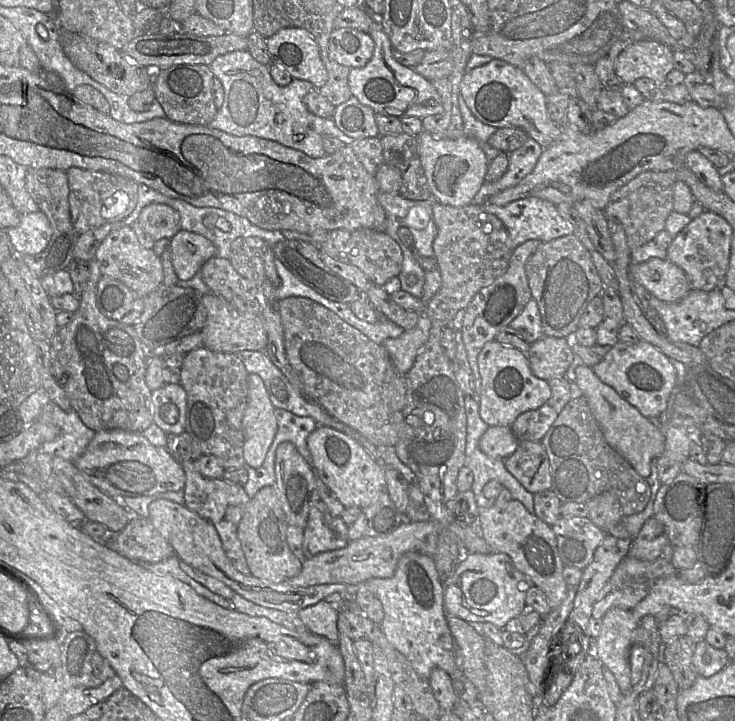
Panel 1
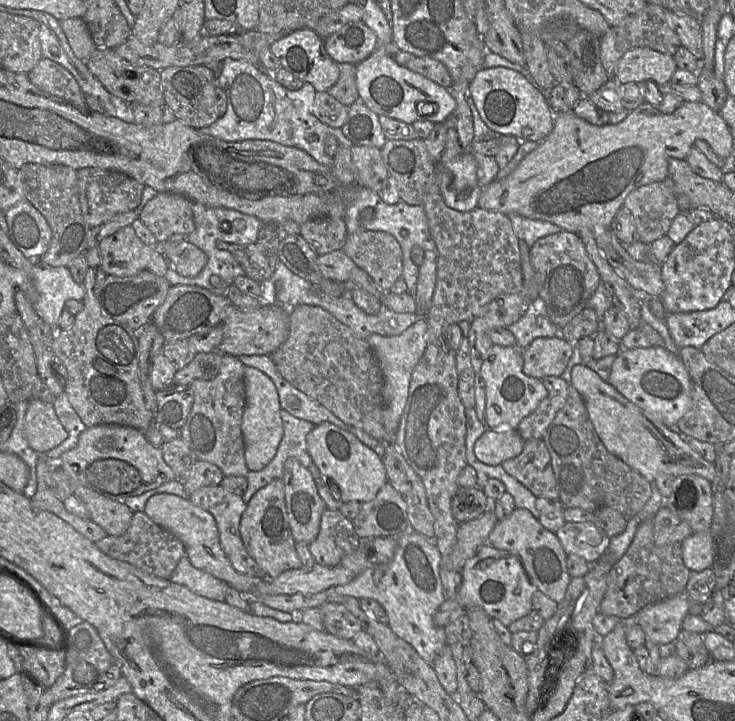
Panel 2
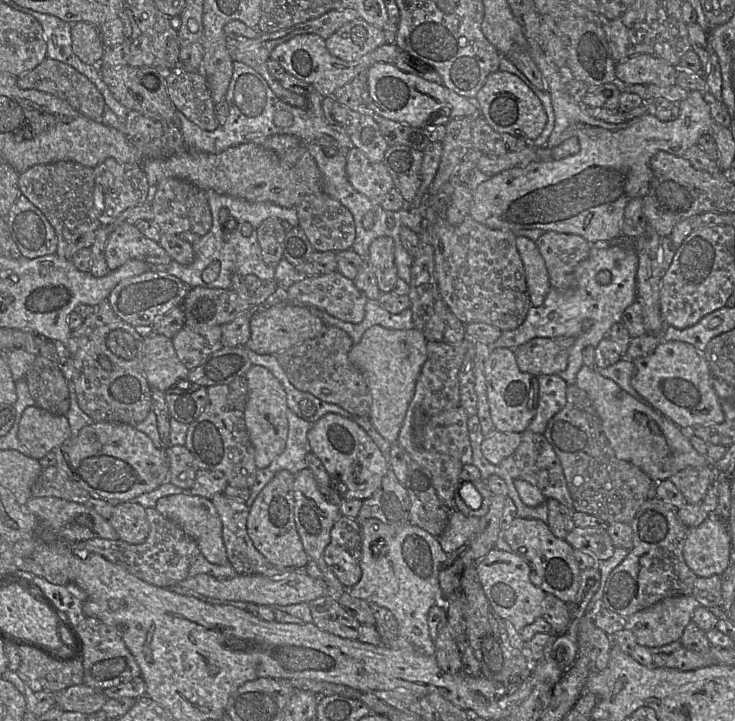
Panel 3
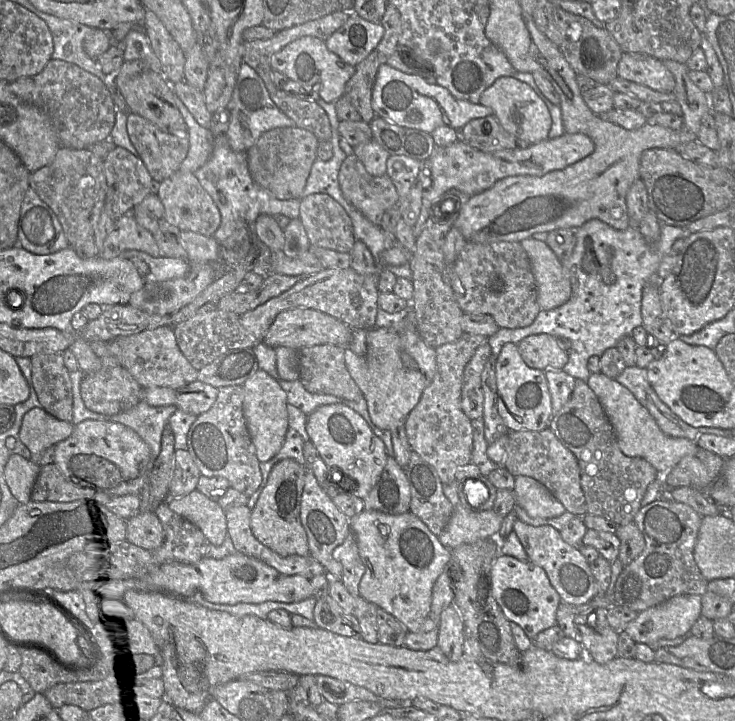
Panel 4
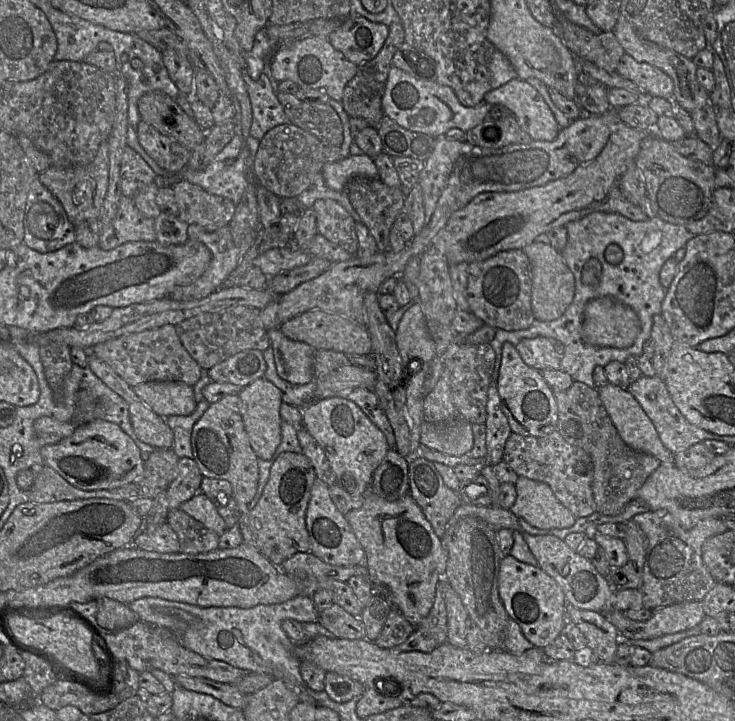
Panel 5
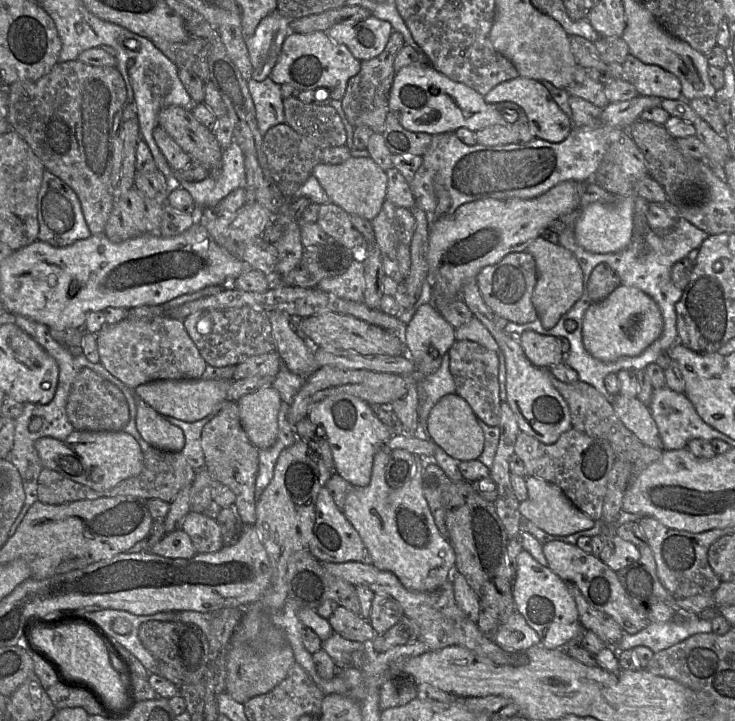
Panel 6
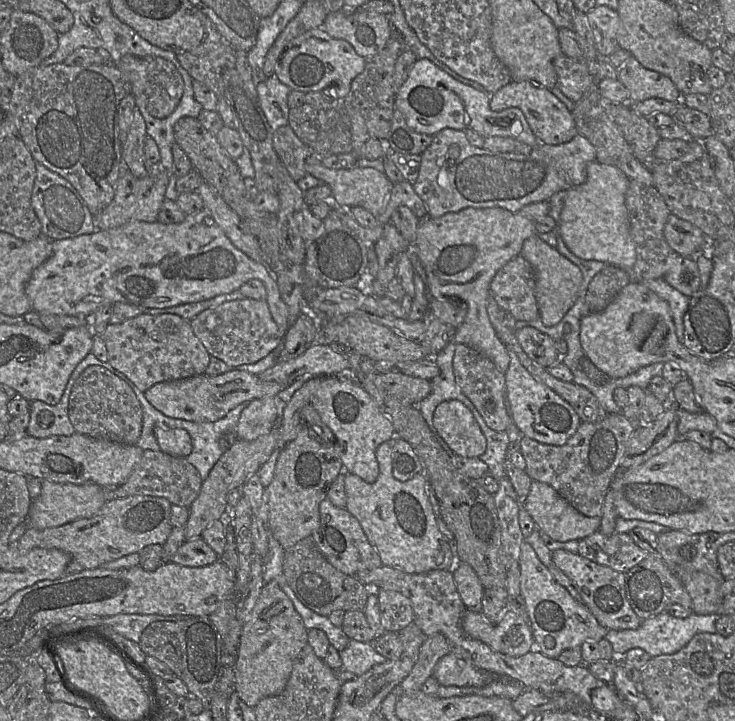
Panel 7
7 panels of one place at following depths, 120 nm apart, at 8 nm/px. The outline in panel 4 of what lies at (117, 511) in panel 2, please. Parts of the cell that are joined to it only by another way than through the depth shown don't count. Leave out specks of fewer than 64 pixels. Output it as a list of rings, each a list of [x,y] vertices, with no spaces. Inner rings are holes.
[[[139,511],[126,520],[126,542],[147,550],[155,550],[163,544],[164,537],[163,526],[153,511]]]

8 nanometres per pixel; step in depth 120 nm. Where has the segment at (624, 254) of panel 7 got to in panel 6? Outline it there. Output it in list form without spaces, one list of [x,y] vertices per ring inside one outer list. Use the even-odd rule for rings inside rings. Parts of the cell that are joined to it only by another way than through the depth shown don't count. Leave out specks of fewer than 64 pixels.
[[[635,194],[619,198],[614,203],[594,202],[583,208],[574,226],[576,243],[595,254],[615,253],[624,250],[632,240]]]

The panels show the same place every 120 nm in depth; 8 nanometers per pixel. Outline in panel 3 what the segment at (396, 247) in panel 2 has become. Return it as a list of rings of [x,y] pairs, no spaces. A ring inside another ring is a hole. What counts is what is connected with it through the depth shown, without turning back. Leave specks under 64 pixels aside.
[[[389,236],[375,239],[366,260],[373,269],[381,293],[391,292],[398,279],[393,239]]]

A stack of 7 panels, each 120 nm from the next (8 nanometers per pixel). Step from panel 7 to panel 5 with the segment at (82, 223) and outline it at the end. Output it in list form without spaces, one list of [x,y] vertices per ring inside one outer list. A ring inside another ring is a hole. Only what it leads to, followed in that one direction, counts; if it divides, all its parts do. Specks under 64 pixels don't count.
[[[37,175],[30,186],[27,197],[22,243],[39,253],[48,253],[74,243],[75,238],[75,226],[69,221],[63,206],[39,181]]]

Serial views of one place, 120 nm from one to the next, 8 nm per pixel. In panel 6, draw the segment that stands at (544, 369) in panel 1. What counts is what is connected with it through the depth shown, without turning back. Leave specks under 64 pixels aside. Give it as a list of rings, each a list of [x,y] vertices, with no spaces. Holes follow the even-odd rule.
[[[525,330],[516,339],[526,358],[538,368],[547,369],[563,360],[557,337]]]

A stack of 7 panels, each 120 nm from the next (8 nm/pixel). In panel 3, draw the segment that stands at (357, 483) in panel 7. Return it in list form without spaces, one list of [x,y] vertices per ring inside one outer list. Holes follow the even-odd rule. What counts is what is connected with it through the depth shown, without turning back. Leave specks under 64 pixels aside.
[[[378,519],[360,524],[361,579],[346,590],[355,598],[389,610],[395,617],[399,635],[425,655],[435,656],[435,641],[429,634],[428,612],[443,599],[439,571],[447,560],[439,539],[412,525],[388,525]]]

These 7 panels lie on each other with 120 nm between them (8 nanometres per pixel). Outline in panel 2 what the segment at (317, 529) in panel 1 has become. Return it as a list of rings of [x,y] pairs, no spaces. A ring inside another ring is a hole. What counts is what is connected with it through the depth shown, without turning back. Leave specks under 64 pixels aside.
[[[326,509],[321,516],[319,534],[308,547],[317,564],[336,567],[345,556],[354,553],[359,544],[353,522],[338,510]]]

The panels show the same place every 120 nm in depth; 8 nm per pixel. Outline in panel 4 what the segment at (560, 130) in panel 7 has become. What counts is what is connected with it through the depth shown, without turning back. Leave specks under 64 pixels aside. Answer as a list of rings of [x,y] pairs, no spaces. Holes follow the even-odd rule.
[[[510,76],[500,77],[482,93],[480,103],[490,107],[500,125],[516,138],[529,144],[537,144],[549,138],[551,114],[528,84]]]

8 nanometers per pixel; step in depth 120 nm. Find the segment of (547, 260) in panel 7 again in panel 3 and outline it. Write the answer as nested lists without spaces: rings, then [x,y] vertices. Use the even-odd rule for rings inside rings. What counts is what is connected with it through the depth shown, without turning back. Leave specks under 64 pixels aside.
[[[517,237],[517,247],[524,262],[531,303],[540,306],[551,288],[545,260],[535,240]]]

